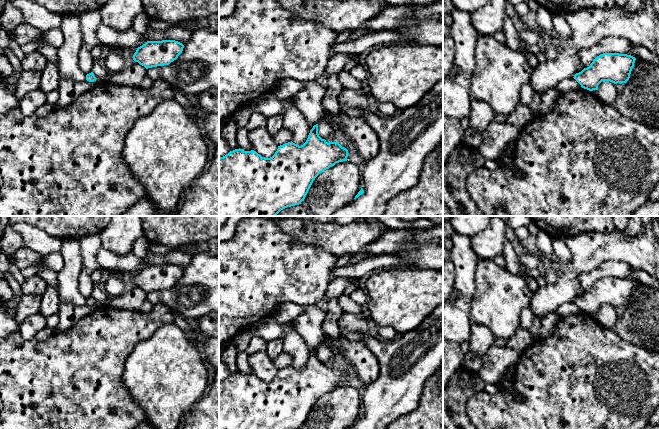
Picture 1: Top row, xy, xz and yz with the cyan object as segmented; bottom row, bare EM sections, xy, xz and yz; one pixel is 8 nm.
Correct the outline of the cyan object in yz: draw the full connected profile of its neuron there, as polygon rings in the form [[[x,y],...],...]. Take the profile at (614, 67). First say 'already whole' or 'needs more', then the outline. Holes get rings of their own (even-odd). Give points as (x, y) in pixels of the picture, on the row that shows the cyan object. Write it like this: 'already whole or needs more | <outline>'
already whole | [[[603,53],[597,56],[589,67],[574,75],[582,88],[589,91],[598,90],[602,81],[614,84],[626,83],[634,67],[636,58],[619,53]]]

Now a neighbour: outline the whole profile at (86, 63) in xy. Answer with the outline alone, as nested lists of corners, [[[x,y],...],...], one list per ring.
[[[99,10],[87,11],[79,14],[79,17],[82,28],[82,48],[79,53],[79,66],[87,75],[93,72],[94,68],[94,61],[90,53],[93,47],[99,46],[101,48],[107,47],[109,49],[120,49],[122,47],[118,44],[107,45],[98,39],[97,30],[101,23]]]

